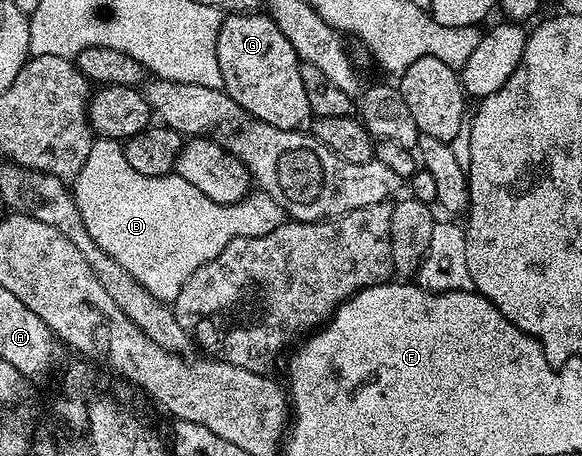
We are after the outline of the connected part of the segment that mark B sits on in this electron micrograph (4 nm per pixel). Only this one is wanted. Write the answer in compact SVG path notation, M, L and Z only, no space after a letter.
M107 138L95 141L84 167L73 182L73 192L82 223L101 251L113 255L113 259L117 259L117 263L121 263L121 267L125 267L125 271L129 271L129 275L150 295L166 303L173 303L189 275L221 255L233 239L269 235L269 231L277 231L285 220L282 207L262 191L248 193L236 205L222 205L209 199L209 195L201 195L193 183L180 177L143 176L129 165L123 155L123 145Z

